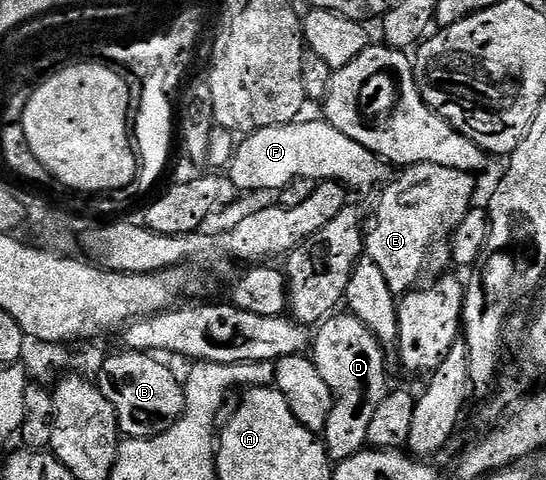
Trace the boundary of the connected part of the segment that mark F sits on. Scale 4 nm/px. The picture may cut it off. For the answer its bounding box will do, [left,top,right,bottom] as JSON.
[231,118,384,192]

